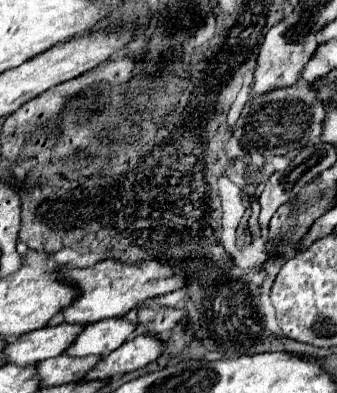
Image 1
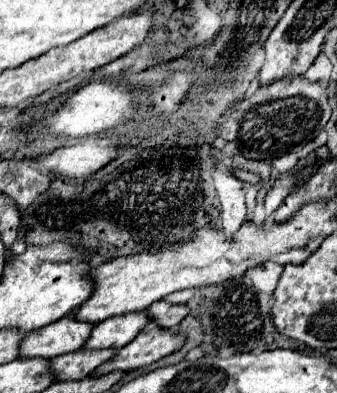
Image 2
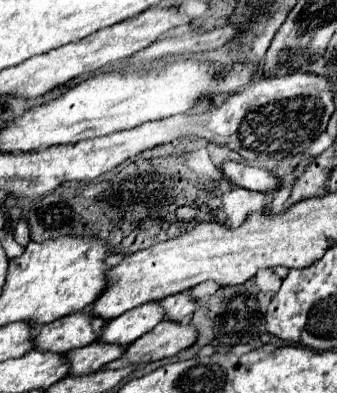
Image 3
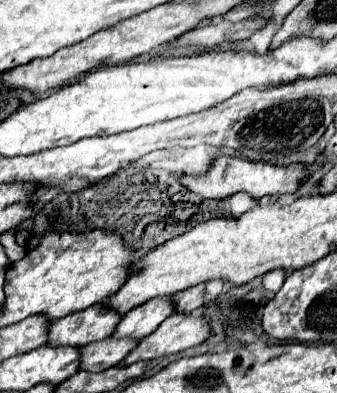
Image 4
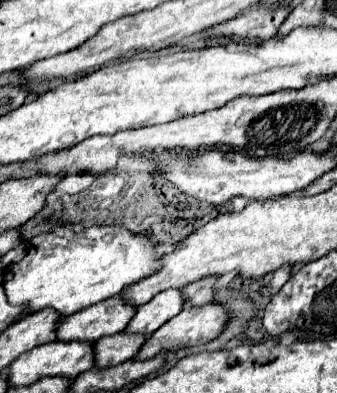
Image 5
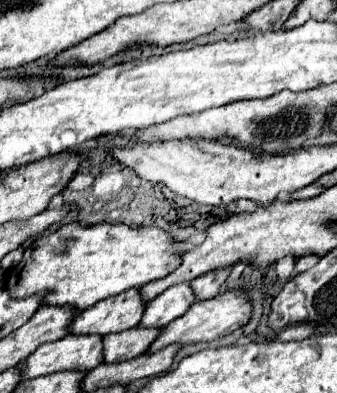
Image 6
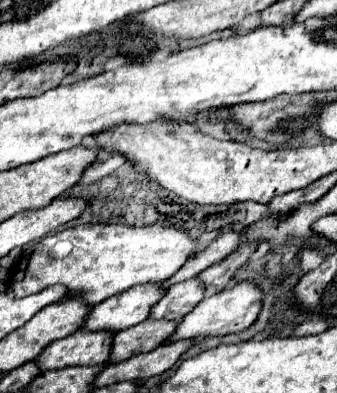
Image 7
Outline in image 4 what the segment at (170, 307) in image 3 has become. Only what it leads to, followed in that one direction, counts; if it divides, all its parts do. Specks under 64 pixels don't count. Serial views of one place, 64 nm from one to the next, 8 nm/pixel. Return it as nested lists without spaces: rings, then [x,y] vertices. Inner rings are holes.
[[[204,284],[174,294],[172,302],[176,306],[176,312],[180,312],[180,314],[194,314],[200,306],[204,306]]]

